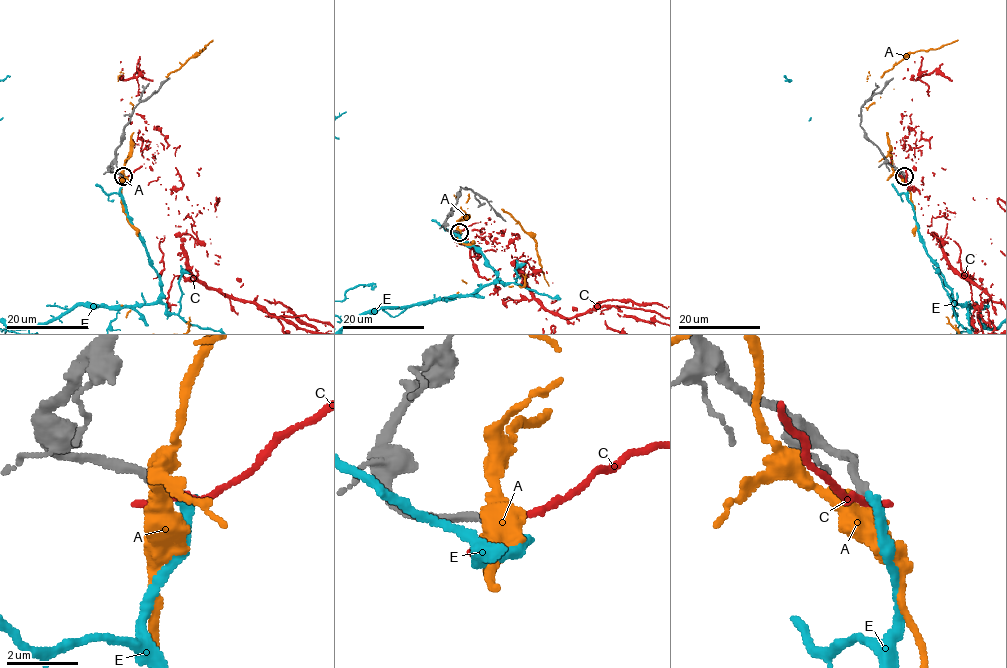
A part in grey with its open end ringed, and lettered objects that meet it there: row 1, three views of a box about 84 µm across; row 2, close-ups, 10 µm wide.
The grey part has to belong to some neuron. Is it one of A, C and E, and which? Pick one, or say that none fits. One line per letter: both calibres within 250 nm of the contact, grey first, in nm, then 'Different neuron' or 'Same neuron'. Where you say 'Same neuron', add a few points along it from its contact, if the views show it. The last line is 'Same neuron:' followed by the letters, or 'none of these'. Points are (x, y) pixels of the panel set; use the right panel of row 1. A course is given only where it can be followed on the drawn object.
A: Thickness 280 nm (grey) against 440 nm. Different neuron
C: Thickness 260 nm (grey) against 240 nm. Different neuron
E: Thickness 240 nm (grey) against 280 nm. Same neuron
Same neuron: E

